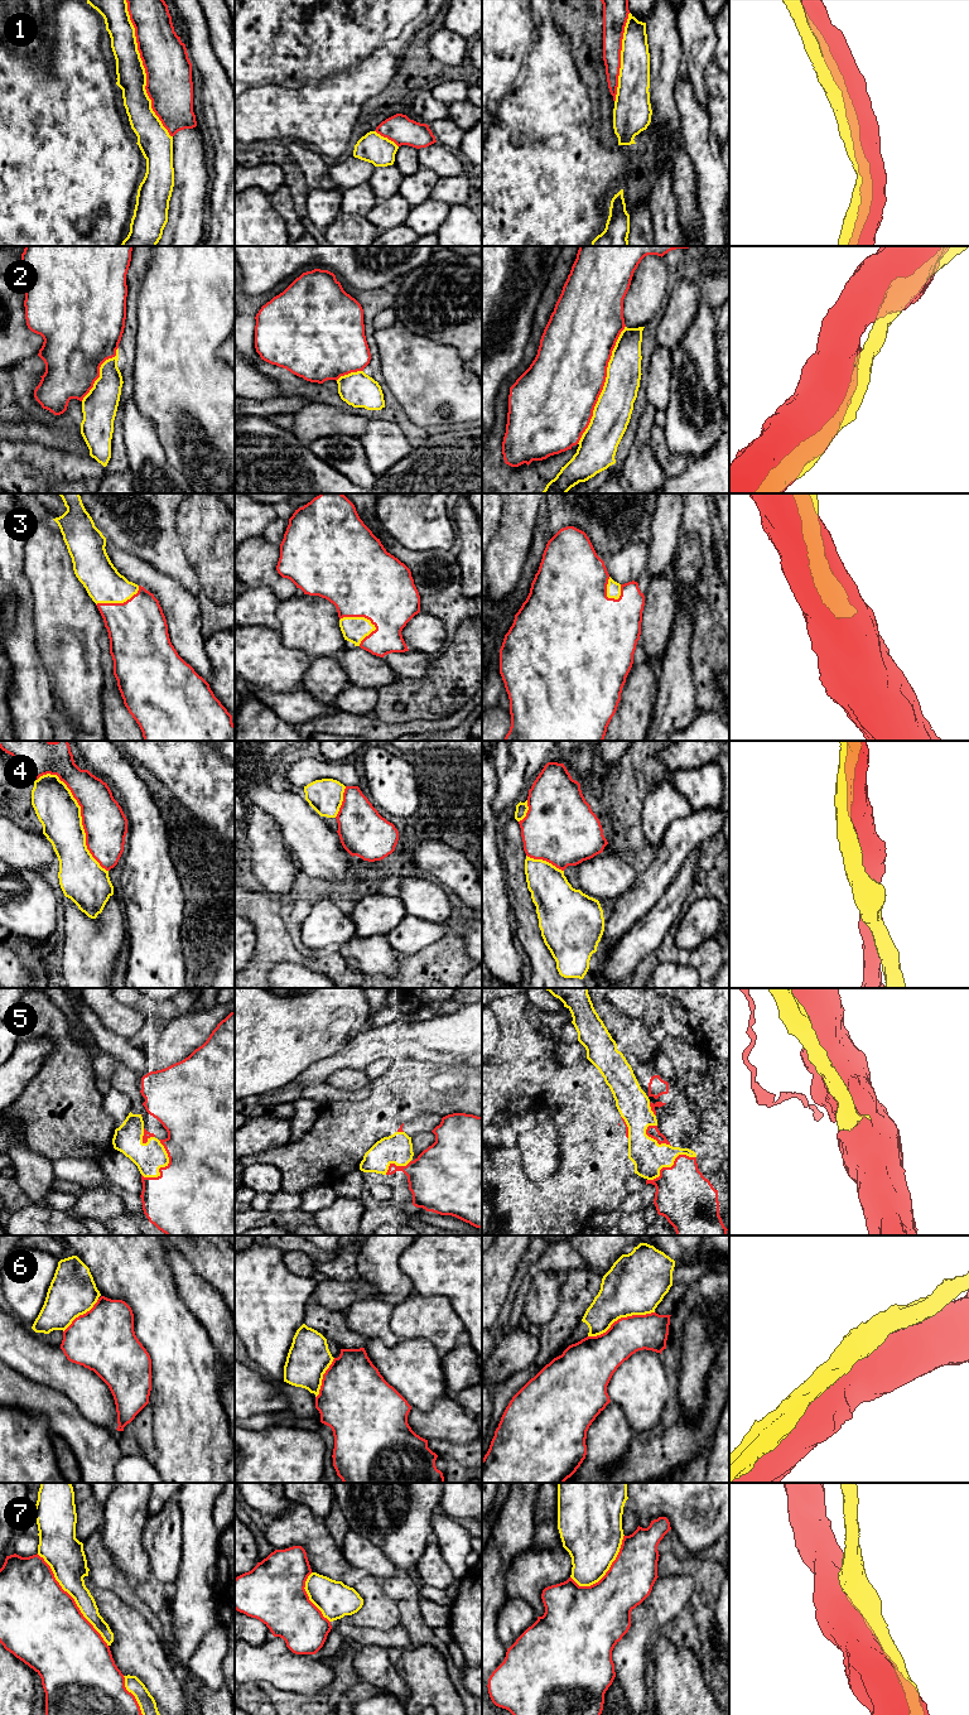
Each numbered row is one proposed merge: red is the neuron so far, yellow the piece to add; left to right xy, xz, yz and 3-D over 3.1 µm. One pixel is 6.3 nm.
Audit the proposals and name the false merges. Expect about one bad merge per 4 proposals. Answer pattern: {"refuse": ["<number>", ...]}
{"refuse": ["1", "4"]}

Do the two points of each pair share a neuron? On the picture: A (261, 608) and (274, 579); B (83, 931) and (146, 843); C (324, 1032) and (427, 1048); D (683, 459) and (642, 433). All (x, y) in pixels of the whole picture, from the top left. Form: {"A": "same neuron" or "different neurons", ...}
{"A": "different neurons", "B": "different neurons", "C": "different neurons", "D": "same neuron"}

